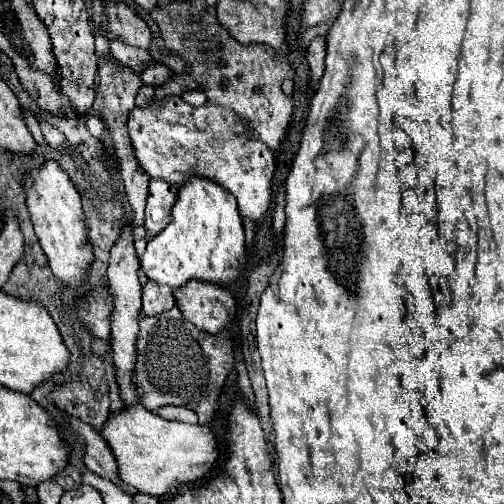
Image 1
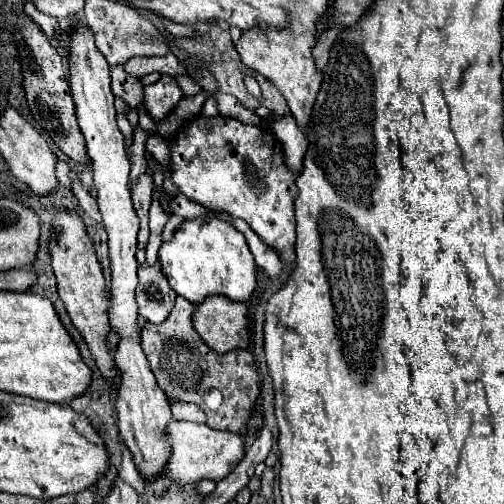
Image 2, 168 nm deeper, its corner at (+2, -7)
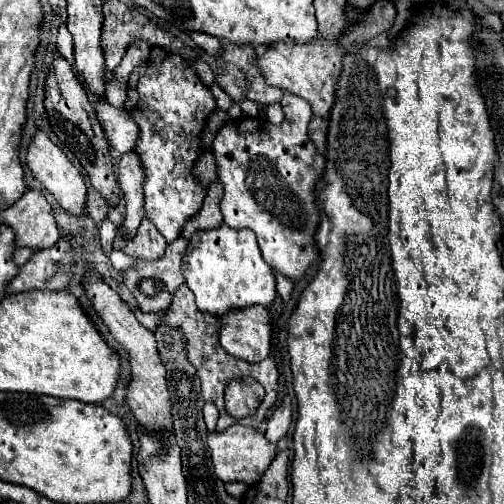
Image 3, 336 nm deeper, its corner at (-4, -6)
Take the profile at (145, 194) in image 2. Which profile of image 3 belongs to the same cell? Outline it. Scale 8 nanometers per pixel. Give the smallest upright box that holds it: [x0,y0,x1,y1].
[113,218,167,260]

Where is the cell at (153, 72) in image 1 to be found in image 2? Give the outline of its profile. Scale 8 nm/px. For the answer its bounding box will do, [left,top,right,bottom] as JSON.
[177,75,203,97]

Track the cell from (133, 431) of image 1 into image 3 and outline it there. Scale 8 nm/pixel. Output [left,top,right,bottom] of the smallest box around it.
[207,424,277,484]

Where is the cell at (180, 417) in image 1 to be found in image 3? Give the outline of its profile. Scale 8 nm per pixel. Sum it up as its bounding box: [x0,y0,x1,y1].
[203,404,217,432]

